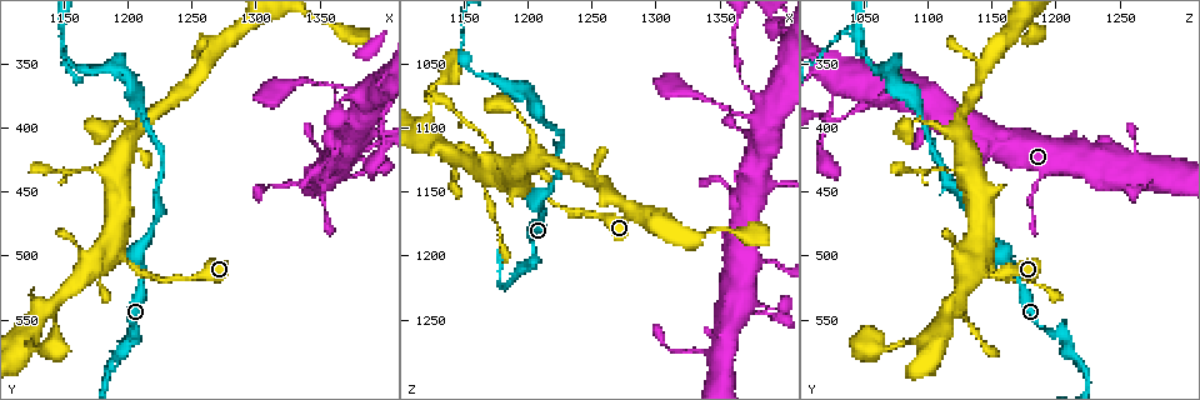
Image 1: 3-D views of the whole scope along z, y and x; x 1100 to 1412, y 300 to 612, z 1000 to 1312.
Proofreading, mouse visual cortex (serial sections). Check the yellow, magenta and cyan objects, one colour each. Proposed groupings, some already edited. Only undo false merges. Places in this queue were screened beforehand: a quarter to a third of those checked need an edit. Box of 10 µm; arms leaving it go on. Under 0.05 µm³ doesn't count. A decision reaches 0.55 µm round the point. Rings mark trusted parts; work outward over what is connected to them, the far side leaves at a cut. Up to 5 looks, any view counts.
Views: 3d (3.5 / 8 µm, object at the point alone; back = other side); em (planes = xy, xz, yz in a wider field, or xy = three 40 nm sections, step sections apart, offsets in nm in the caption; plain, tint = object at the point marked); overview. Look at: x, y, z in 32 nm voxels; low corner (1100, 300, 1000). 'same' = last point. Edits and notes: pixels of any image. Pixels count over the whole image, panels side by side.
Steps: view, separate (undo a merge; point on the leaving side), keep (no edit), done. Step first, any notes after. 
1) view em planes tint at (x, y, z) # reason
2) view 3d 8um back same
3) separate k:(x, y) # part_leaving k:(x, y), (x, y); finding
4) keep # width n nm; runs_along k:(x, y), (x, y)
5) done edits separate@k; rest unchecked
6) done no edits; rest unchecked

view 3d 3.5um at (1148, 328, 1046) # sharp bend

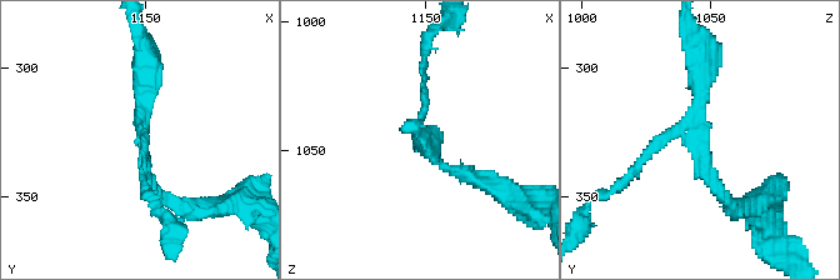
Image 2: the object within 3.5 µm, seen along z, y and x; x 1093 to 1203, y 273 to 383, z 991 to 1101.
view em xy step 2 tint at (1150, 329, 1044) # arms 3; arm_widths 100, 150, 250 nm

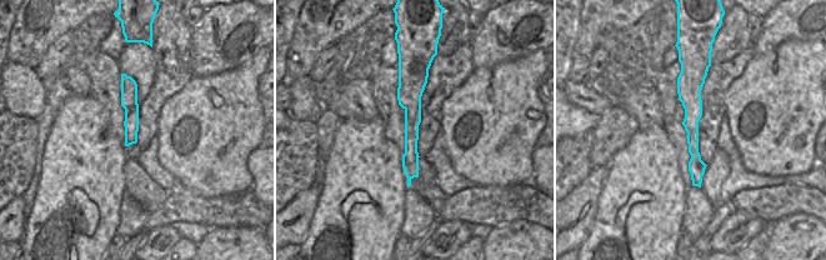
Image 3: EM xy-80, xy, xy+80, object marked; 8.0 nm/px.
keep # runs_along 3:(690, 65), (692, 149), (697, 183); all the same cell

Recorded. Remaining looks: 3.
view 3d 3.5um at (1370, 376, 1068) # thick turns thin

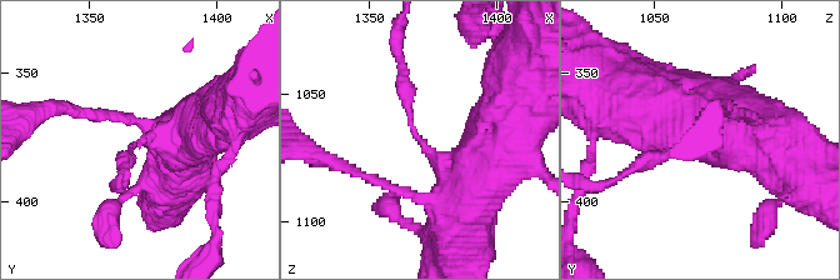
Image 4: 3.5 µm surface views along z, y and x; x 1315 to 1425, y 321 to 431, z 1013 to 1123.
view em planes tint at (1369, 377, 1069) # arm_widths 200, 700 nm

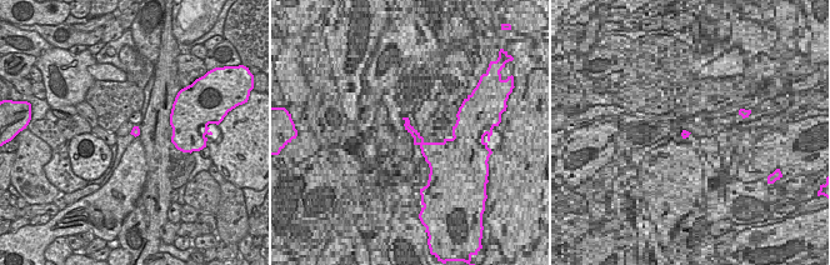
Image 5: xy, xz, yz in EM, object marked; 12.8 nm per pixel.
keep # one cell here

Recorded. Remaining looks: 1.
done no edits; rest unchecked

